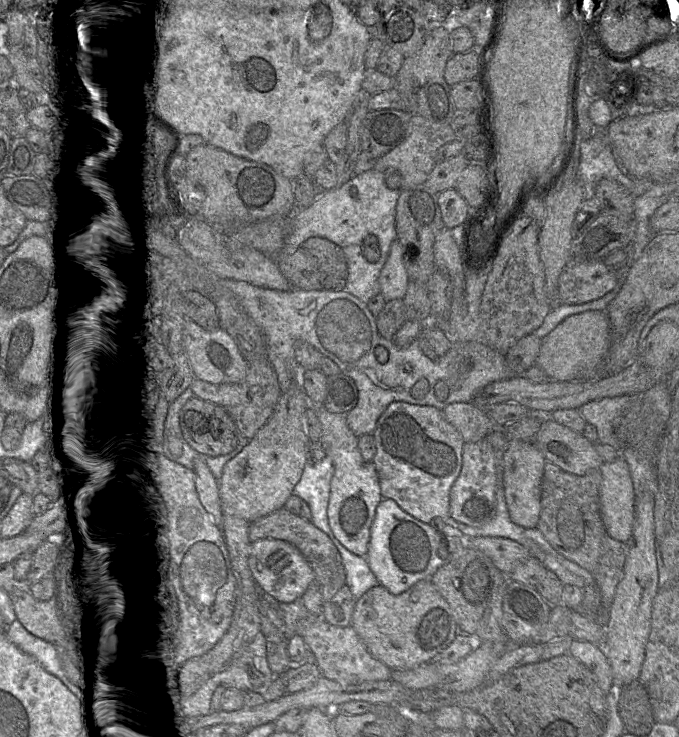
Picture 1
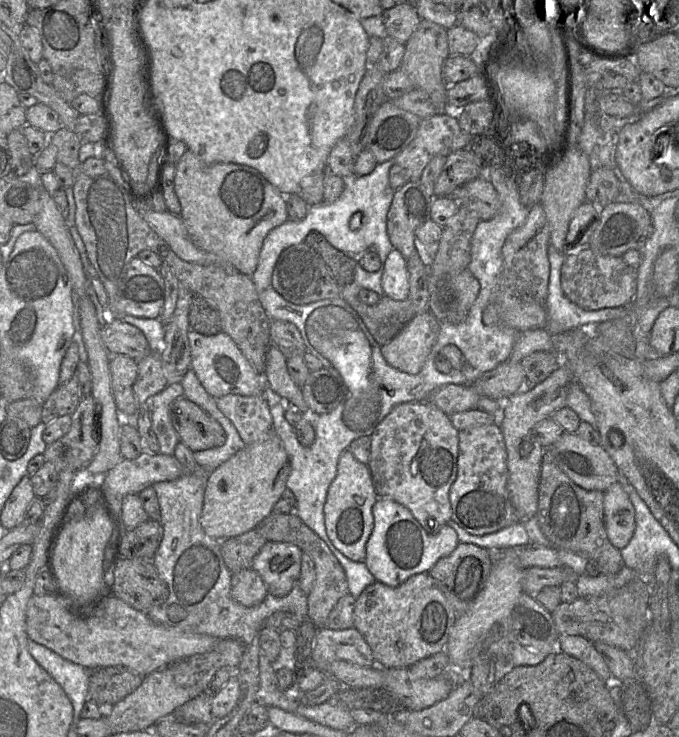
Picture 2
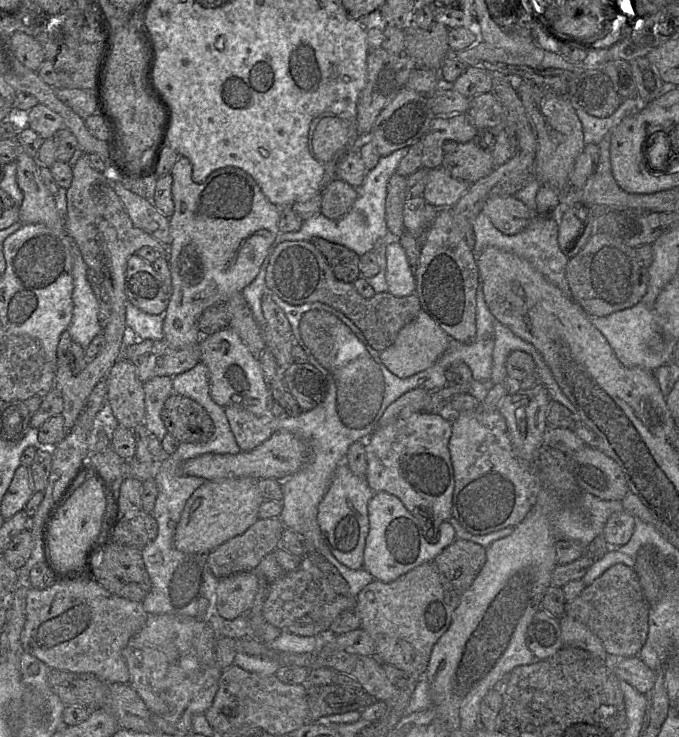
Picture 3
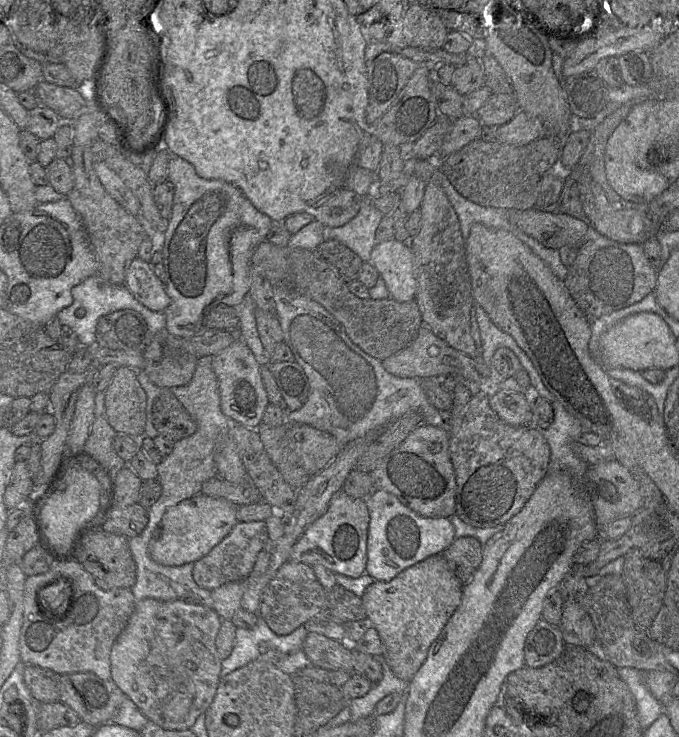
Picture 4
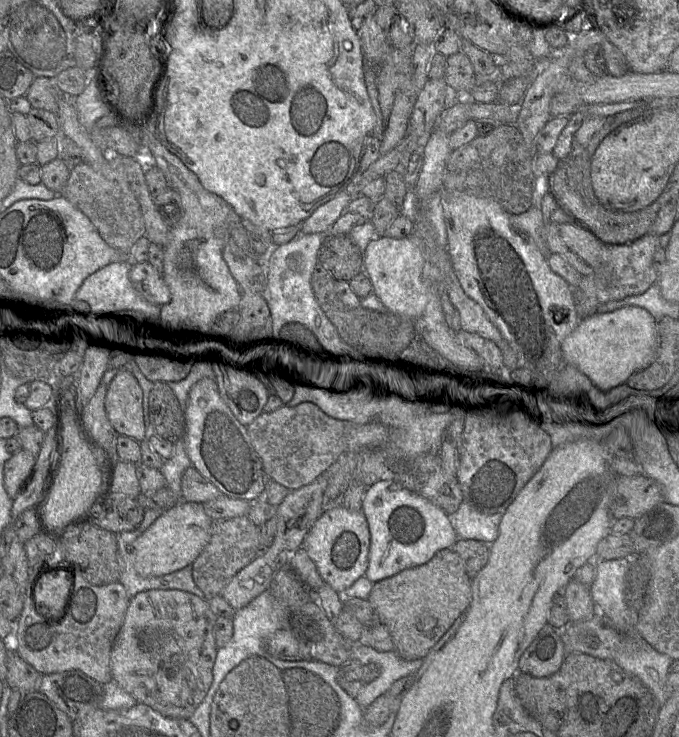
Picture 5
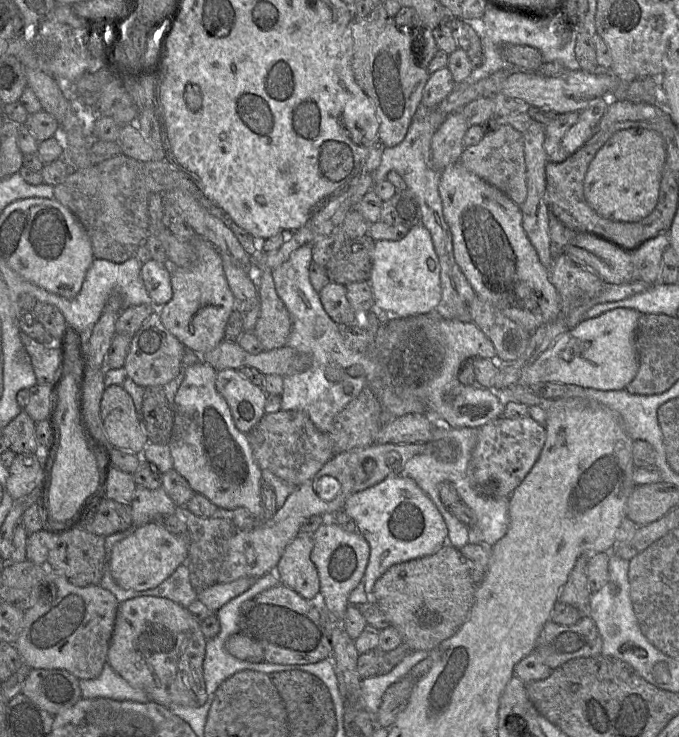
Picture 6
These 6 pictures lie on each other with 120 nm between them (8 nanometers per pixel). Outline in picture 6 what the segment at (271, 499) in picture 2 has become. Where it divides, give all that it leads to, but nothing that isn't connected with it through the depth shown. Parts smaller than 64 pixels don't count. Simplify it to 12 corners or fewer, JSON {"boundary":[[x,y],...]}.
{"boundary":[[151,521],[117,542],[109,570],[144,591],[187,562],[189,543]]}

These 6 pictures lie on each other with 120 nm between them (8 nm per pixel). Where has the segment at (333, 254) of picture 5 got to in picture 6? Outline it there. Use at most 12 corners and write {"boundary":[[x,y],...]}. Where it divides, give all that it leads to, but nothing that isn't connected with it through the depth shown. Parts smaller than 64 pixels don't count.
{"boundary":[[346,240],[325,267],[345,286],[369,281],[374,243]]}

